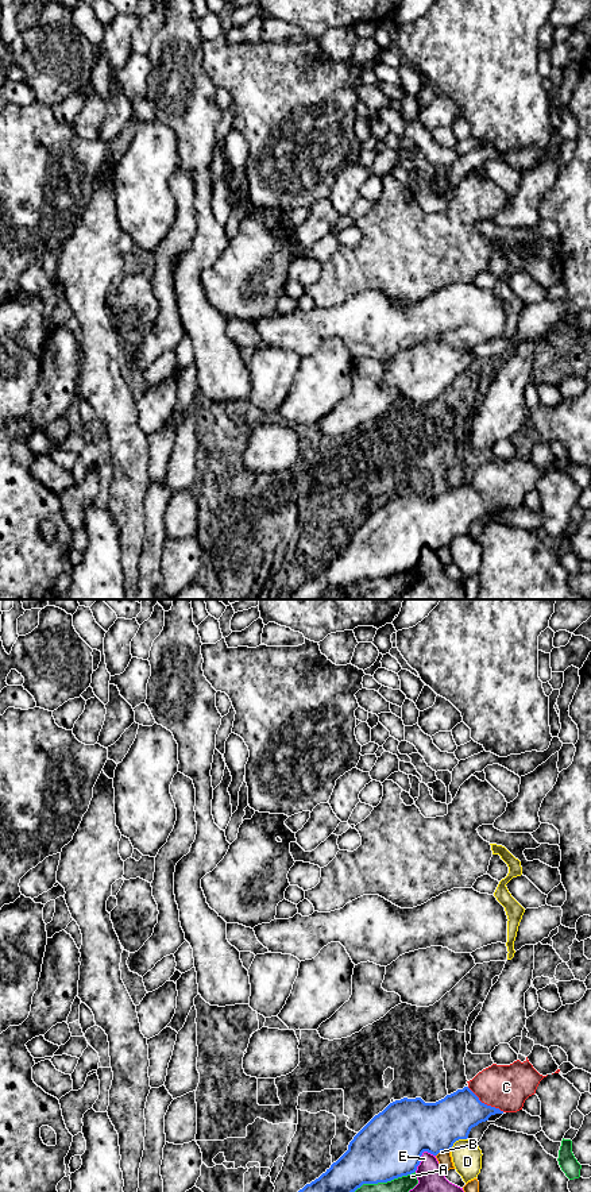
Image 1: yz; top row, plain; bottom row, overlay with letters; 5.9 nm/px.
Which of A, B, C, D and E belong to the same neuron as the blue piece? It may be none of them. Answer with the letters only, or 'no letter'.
C

